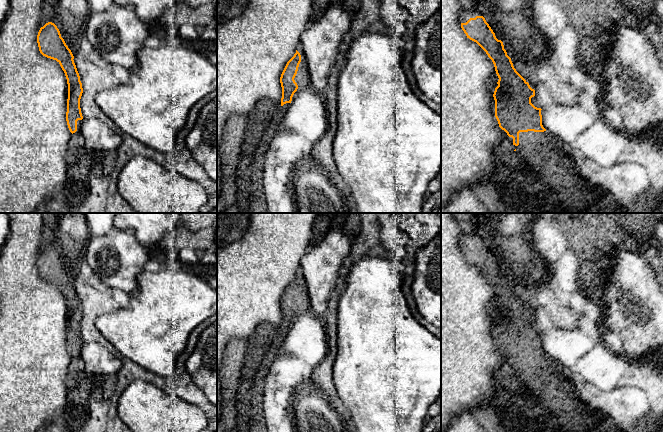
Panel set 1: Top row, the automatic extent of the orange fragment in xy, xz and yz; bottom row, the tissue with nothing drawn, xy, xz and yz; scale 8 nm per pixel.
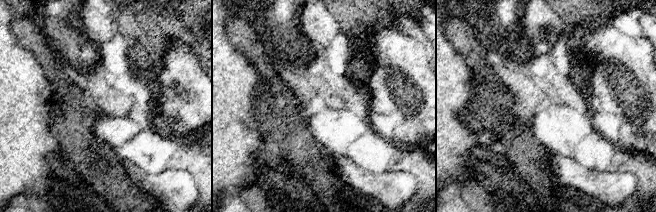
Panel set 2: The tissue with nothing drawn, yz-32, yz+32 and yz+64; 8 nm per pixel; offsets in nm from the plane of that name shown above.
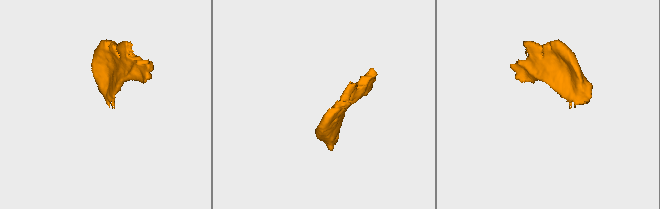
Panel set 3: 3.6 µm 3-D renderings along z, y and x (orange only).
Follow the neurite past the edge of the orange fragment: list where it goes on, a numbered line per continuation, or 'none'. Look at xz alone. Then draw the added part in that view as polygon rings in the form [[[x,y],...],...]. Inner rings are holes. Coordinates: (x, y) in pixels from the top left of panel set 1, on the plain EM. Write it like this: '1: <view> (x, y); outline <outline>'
1: xz (302, 302); outline [[[297,273],[301,279],[301,286],[298,291],[297,298],[294,302],[298,309],[297,315],[294,317],[292,323],[294,323],[301,315],[311,311],[310,298],[307,292],[306,281],[302,273]]]

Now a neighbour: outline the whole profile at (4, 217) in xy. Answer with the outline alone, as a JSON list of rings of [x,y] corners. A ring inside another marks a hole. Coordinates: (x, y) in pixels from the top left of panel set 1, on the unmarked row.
[[[0,213],[0,252],[7,240],[10,231],[10,216],[8,213]]]

